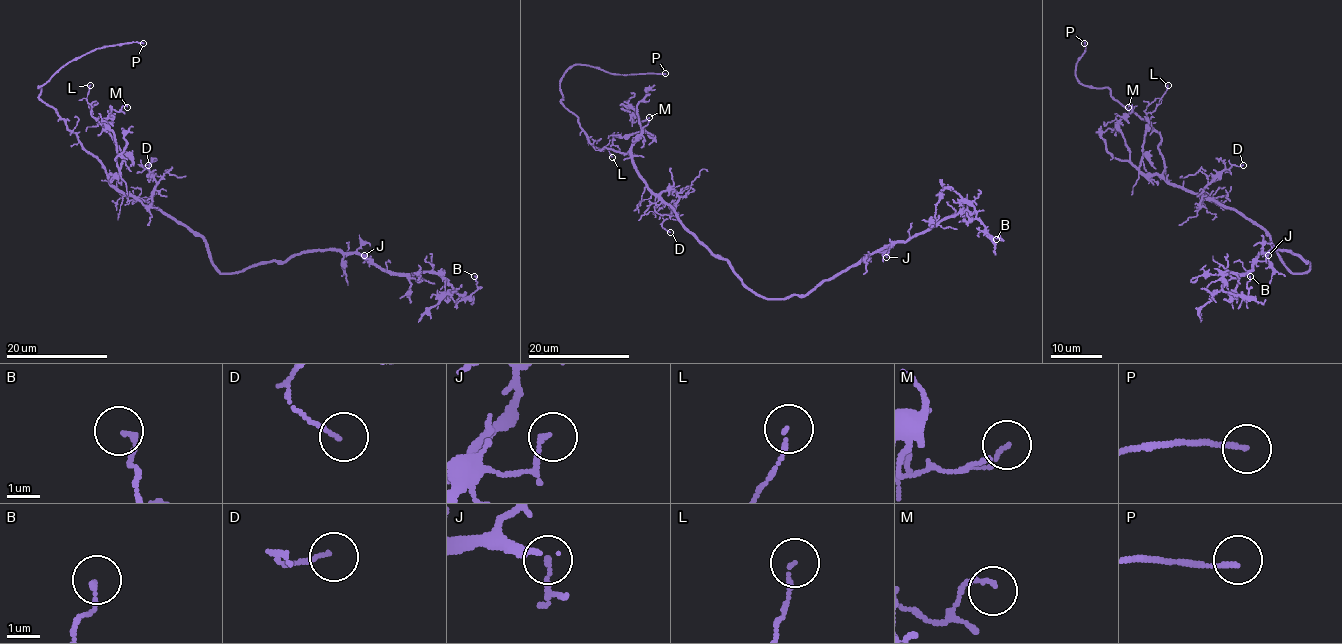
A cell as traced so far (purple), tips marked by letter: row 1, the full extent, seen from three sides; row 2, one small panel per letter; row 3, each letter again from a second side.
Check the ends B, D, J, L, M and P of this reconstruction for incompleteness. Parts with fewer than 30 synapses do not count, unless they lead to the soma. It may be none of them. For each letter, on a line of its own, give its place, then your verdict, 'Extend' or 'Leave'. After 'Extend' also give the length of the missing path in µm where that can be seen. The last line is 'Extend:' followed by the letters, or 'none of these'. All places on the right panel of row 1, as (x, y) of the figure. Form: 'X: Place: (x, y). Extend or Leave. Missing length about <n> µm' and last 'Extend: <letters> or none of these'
B: Place: (1250, 276). Leave
D: Place: (1243, 165). Leave
J: Place: (1268, 255). Leave
L: Place: (1168, 85). Leave
M: Place: (1128, 107). Leave
P: Place: (1084, 43). Extend. Missing length about 8 µm
Extend: P

